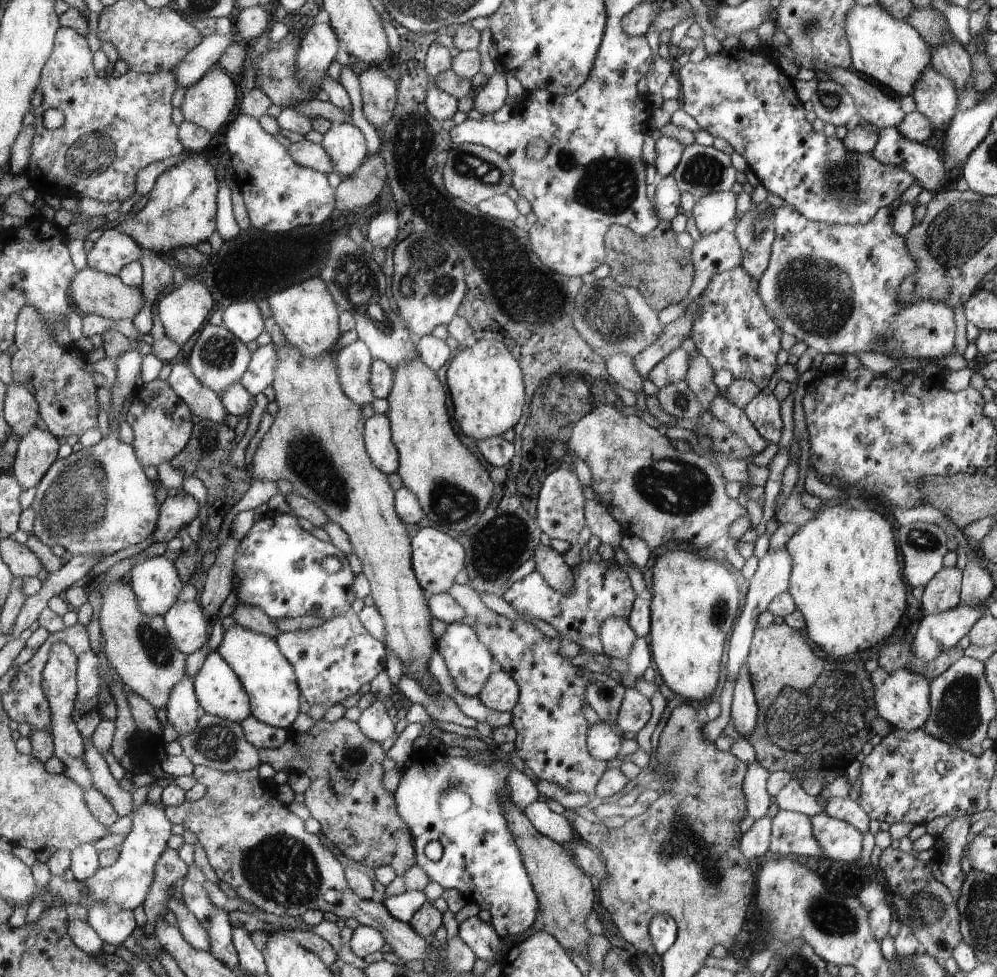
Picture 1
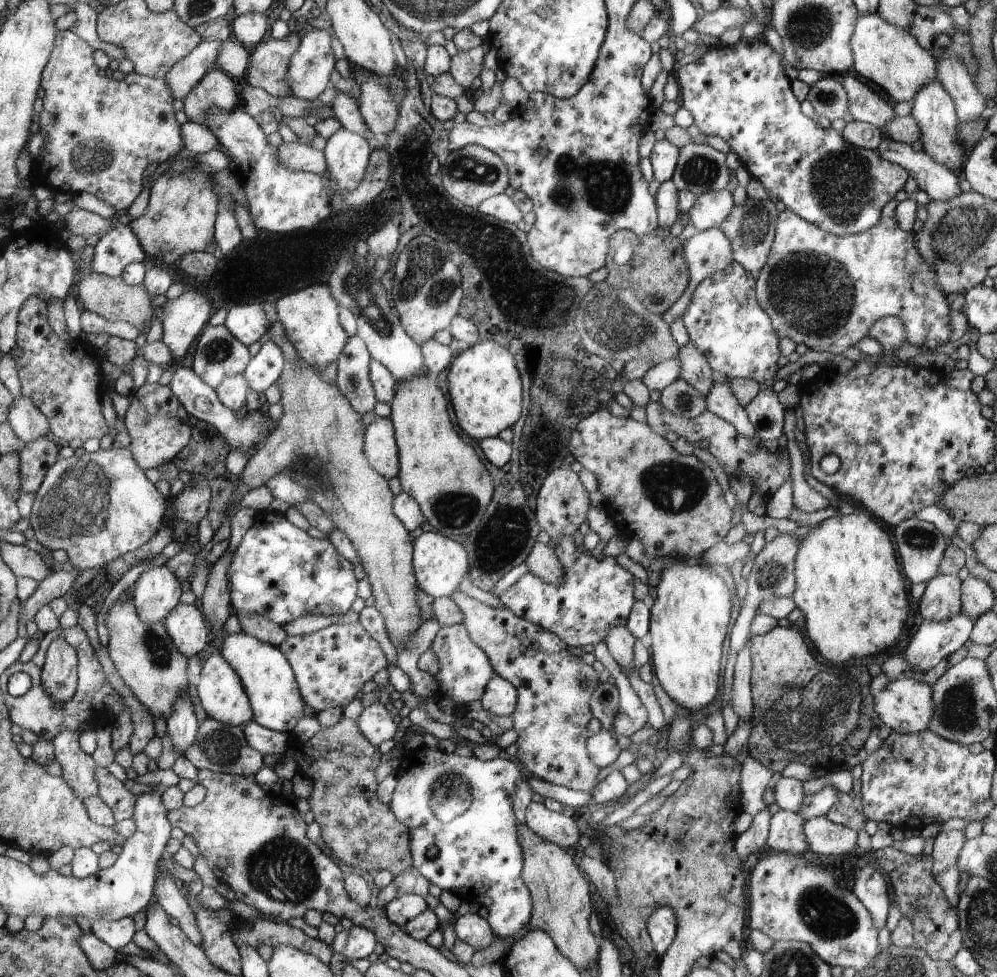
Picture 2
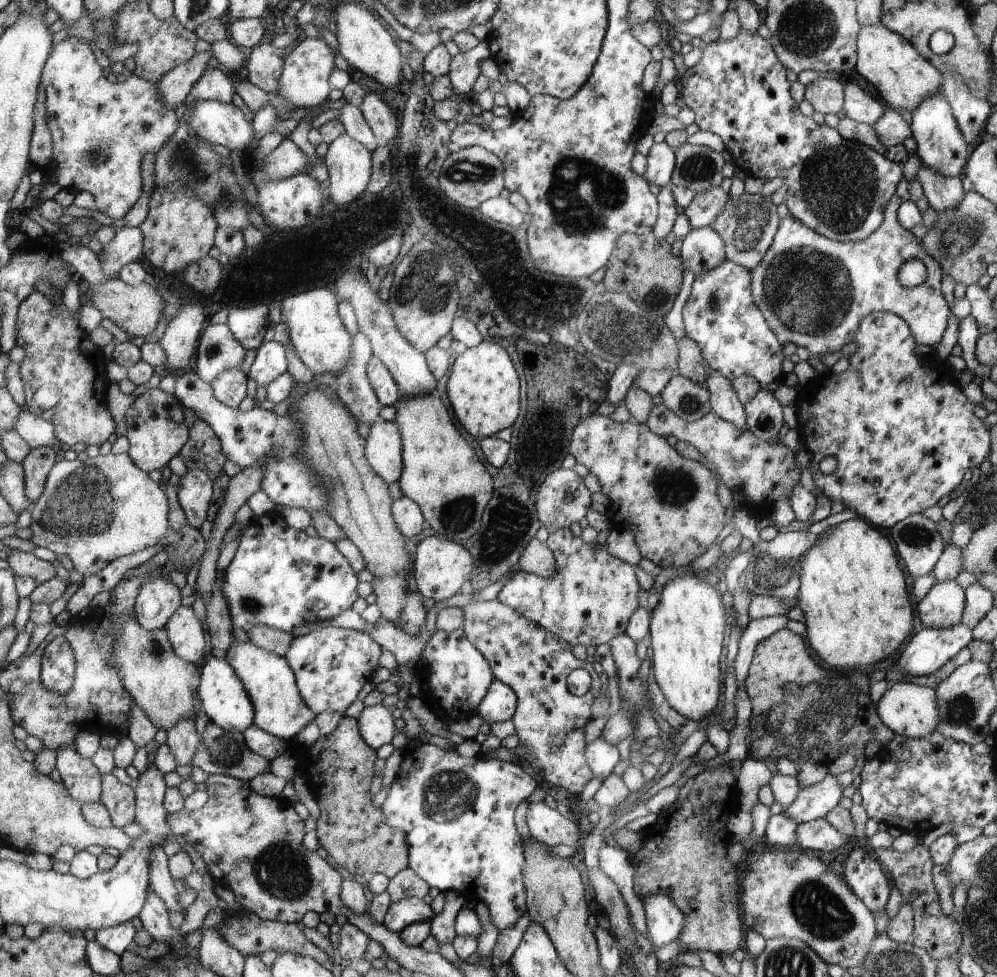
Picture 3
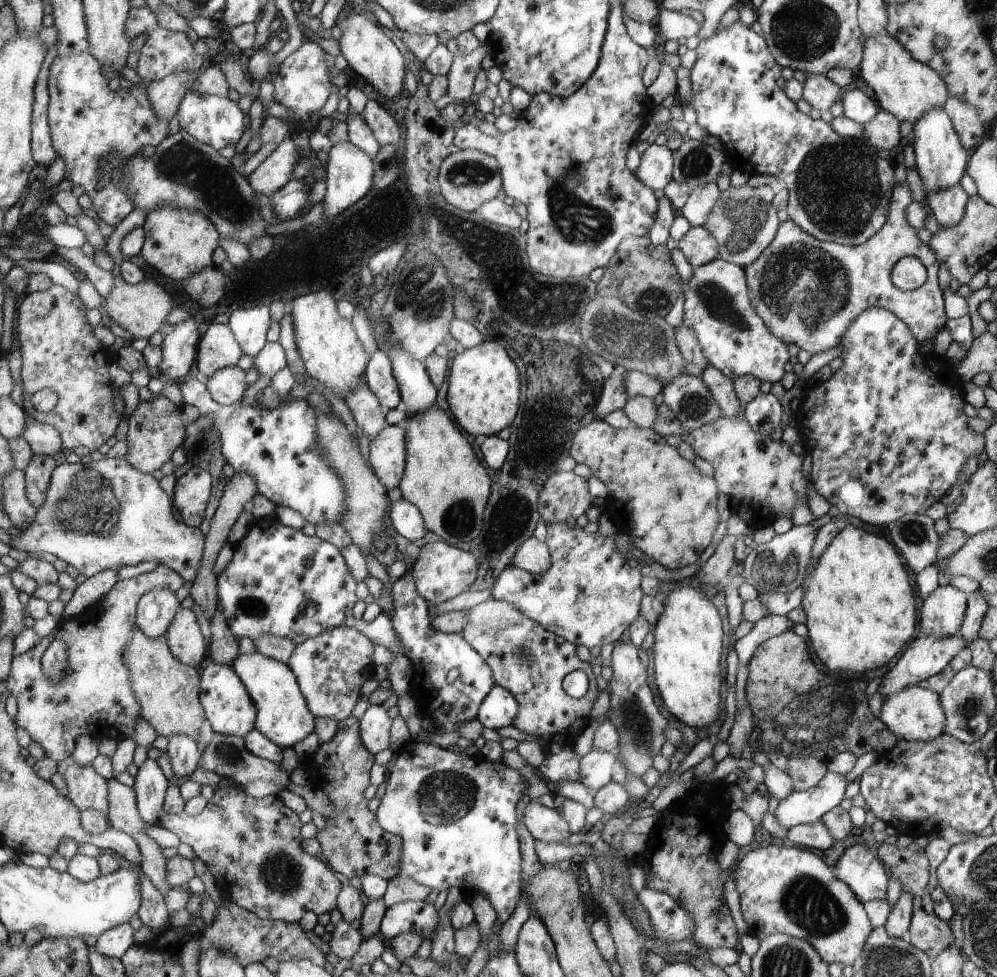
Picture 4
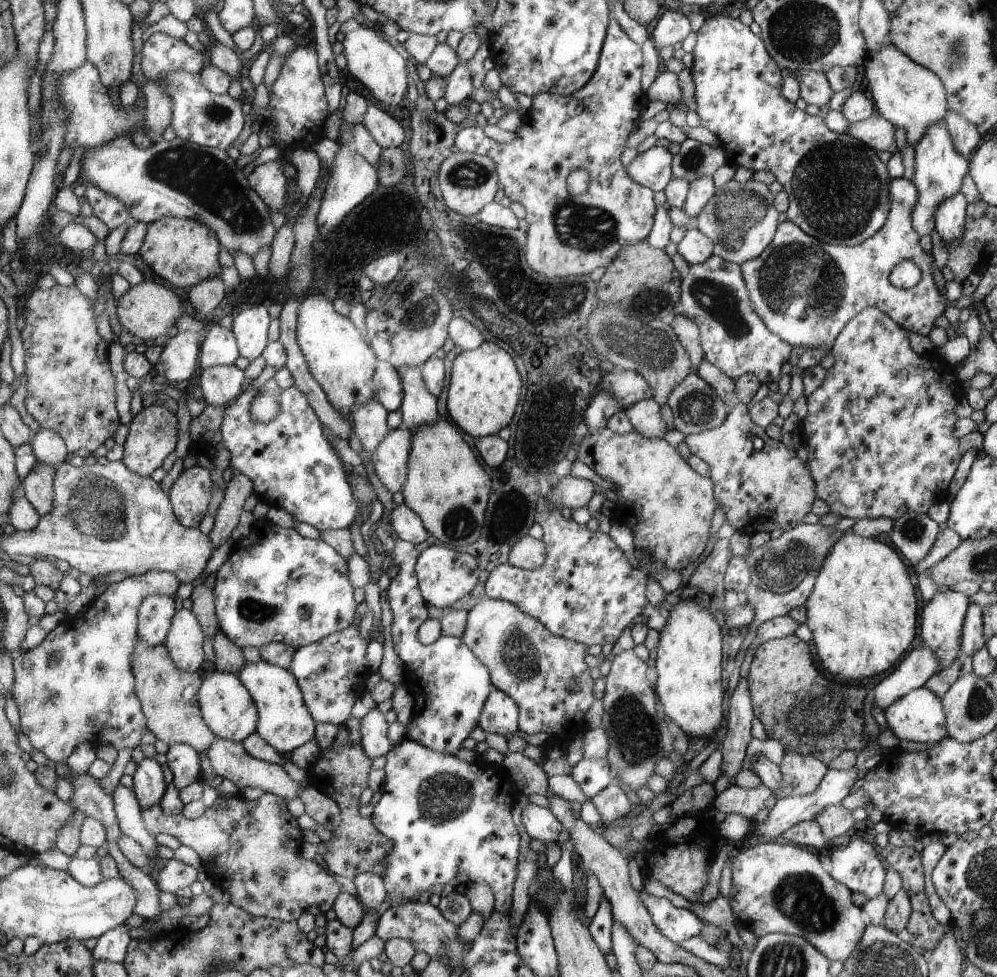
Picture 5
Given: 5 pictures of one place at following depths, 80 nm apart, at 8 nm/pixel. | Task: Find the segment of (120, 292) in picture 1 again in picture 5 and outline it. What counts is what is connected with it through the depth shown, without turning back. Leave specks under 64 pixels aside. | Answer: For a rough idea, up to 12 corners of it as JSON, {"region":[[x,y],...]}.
{"region":[[158,282],[115,300],[120,325],[143,341],[172,334],[182,300]]}

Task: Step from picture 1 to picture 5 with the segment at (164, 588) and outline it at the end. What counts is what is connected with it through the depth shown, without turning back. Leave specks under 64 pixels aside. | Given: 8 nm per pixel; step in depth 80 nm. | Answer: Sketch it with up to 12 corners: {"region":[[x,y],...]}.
{"region":[[152,594],[138,606],[137,638],[159,646],[176,613],[174,597]]}

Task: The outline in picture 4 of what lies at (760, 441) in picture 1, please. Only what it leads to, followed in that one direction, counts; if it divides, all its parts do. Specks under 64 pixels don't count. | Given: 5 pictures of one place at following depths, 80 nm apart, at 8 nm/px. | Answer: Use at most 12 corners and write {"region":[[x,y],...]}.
{"region":[[709,365],[699,377],[710,390],[723,416],[743,407],[732,380]]}

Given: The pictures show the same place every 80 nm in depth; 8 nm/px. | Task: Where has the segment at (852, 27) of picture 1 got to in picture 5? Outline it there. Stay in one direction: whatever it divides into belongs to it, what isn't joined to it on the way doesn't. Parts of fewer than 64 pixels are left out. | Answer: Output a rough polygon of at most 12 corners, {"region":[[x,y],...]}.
{"region":[[887,43],[863,66],[876,113],[916,147],[945,120],[942,80]]}

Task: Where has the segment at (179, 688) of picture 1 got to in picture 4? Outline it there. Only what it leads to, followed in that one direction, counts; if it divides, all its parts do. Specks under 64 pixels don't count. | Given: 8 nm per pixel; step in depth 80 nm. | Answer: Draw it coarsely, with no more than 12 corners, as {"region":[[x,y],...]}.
{"region":[[172,734],[168,758],[174,775],[188,778],[201,762],[196,740]]}

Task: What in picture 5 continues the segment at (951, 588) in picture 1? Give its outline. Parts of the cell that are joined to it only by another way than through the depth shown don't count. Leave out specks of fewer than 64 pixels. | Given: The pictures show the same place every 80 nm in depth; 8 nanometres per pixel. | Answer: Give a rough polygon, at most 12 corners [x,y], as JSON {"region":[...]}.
{"region":[[938,591],[920,614],[920,638],[940,668],[959,654],[970,598]]}

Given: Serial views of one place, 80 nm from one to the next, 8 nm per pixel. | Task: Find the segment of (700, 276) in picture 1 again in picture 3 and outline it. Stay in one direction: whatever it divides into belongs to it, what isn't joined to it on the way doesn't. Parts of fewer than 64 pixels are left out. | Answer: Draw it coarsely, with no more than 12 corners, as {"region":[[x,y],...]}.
{"region":[[711,227],[683,238],[680,258],[694,274],[725,262]]}

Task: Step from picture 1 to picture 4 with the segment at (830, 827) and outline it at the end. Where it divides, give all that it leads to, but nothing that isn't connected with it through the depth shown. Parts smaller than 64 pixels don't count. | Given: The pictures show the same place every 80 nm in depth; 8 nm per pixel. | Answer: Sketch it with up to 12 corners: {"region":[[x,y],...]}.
{"region":[[818,820],[788,829],[786,842],[826,851],[835,844]]}

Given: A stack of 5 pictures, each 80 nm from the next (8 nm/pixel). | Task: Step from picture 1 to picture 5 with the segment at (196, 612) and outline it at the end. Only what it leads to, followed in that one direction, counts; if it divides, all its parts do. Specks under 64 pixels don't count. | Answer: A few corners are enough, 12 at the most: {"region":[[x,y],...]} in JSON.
{"region":[[178,610],[163,643],[181,670],[204,664],[204,632],[191,610]]}

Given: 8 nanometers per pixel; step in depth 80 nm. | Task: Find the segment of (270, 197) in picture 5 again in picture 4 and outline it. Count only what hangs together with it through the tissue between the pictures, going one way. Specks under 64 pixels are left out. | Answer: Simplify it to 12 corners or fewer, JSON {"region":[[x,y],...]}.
{"region":[[290,138],[249,176],[250,187],[272,196],[292,179],[299,160]]}

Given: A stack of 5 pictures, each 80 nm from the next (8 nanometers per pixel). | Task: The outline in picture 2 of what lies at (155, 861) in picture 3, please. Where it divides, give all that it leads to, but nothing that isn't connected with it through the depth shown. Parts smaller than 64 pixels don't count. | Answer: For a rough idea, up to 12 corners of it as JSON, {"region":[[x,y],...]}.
{"region":[[159,869],[154,892],[194,944],[203,937],[183,886]]}

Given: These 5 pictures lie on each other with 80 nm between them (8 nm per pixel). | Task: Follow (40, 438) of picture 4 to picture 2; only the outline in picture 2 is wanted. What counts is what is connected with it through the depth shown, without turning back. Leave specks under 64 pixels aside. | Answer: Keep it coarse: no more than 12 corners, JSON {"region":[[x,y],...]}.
{"region":[[24,396],[7,423],[25,443],[51,432],[48,419]]}

